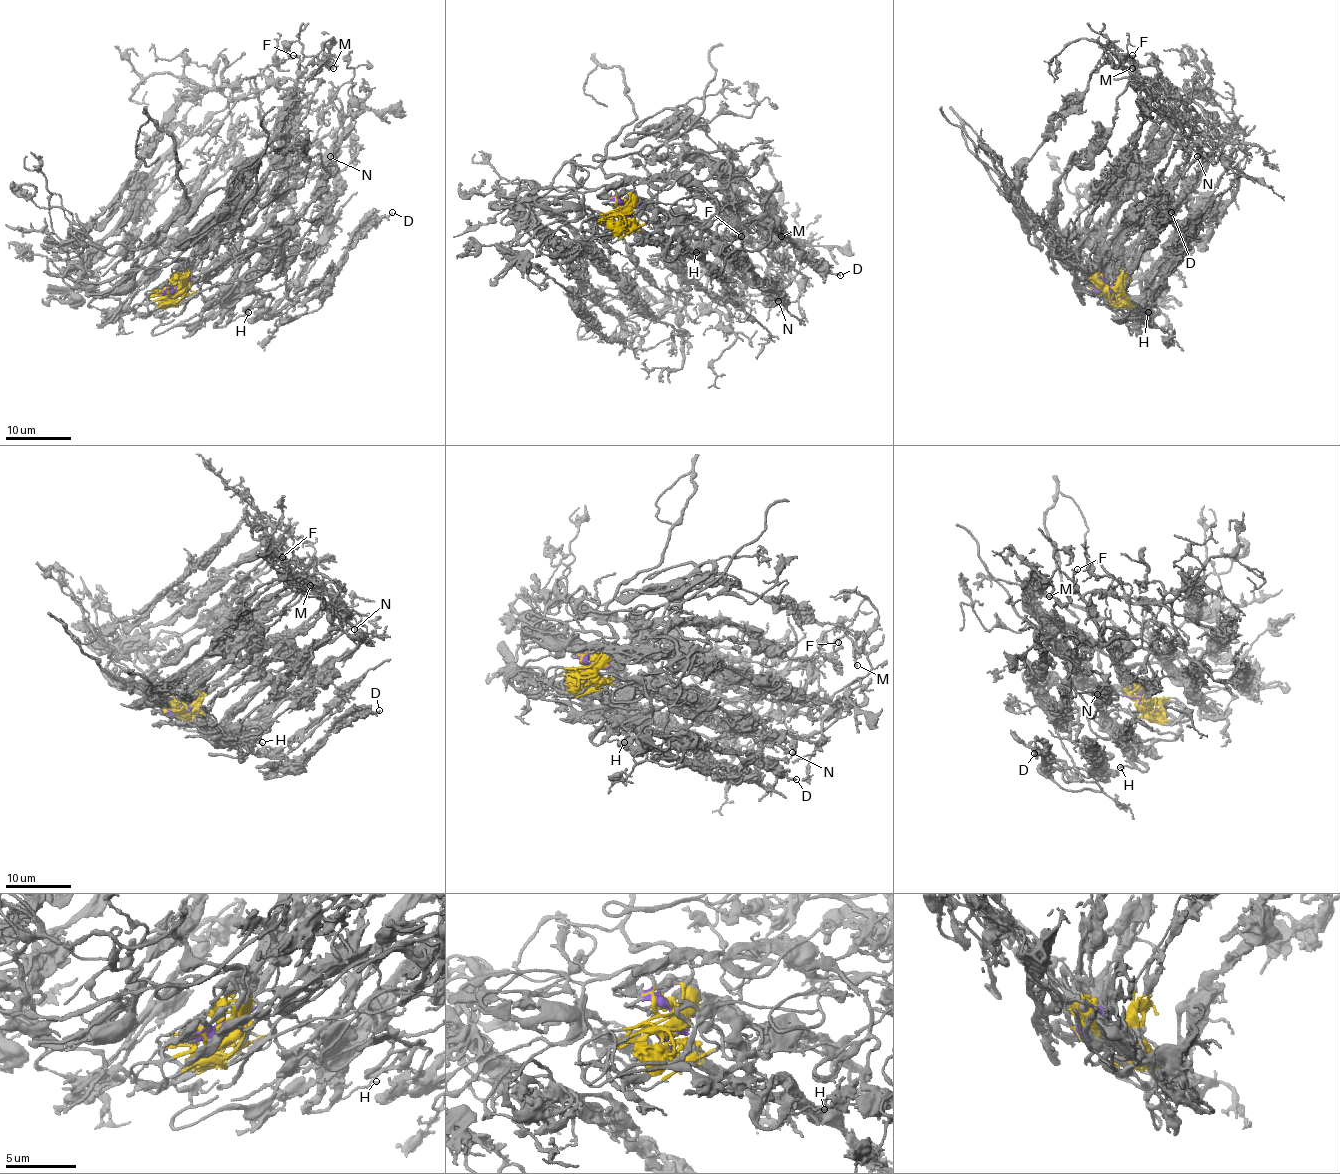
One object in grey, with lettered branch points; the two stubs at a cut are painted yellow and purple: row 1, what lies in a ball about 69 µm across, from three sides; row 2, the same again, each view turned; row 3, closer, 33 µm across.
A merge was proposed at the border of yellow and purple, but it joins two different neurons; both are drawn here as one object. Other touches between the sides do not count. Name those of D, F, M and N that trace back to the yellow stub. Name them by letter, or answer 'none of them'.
none of them

